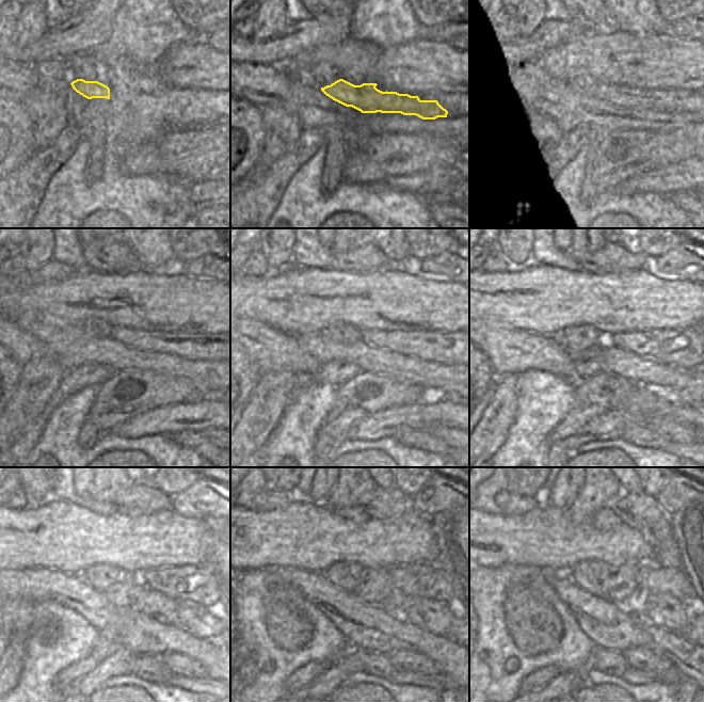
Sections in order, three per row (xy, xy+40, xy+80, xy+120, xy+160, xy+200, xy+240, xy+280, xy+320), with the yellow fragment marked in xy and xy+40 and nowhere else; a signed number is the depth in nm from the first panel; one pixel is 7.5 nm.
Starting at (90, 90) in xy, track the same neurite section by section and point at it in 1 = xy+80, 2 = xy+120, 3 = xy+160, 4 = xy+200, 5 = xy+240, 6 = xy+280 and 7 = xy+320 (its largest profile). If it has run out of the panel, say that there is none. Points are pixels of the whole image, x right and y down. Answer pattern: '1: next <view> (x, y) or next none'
1: next xy+80 (668, 100)
2: next xy+120 (194, 346)
3: next xy+160 (447, 348)
4: next xy+200 (683, 348)
5: next xy+240 (197, 584)
6: next xy+280 (429, 580)
7: next xy+320 (652, 578)

